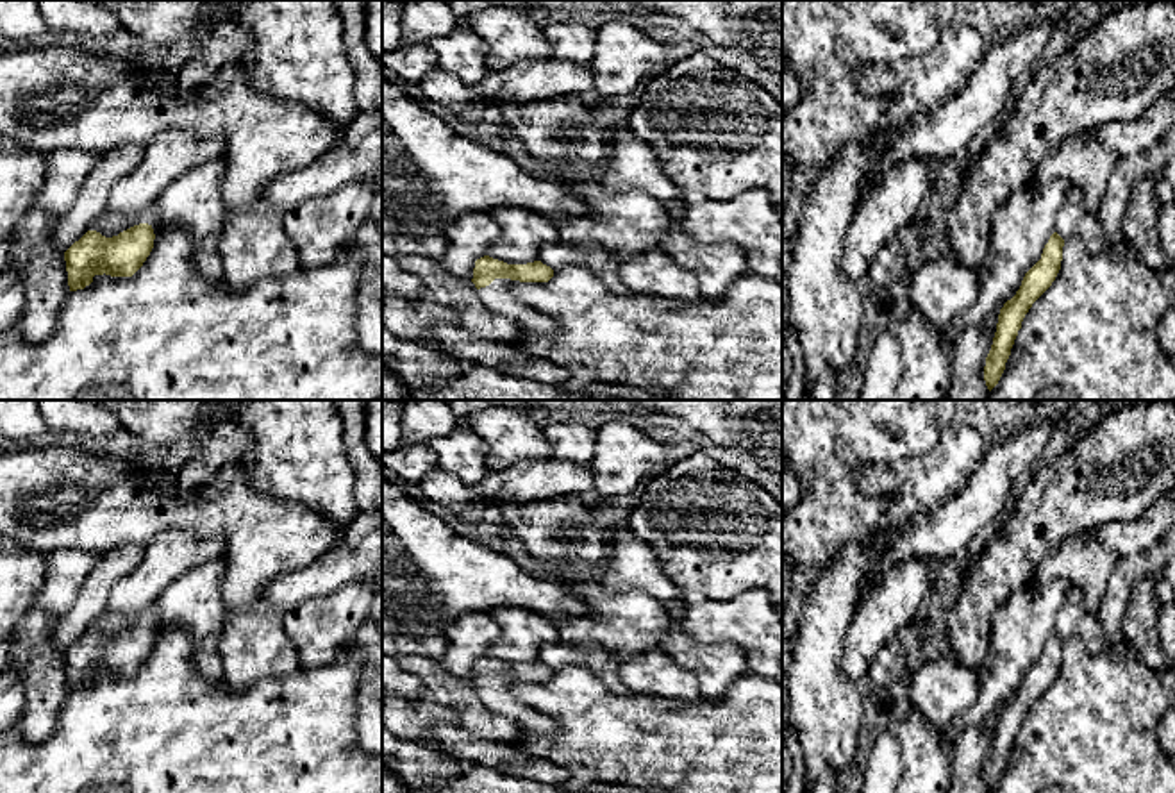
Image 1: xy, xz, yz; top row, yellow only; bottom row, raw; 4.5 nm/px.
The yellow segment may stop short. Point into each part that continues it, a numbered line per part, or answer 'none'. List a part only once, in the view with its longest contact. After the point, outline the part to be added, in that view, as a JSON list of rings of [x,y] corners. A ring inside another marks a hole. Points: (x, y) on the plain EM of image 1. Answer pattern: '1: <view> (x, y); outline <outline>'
1: xy (106, 624); outline [[[104,611],[95,623],[91,625],[89,630],[96,630],[105,638],[112,638],[118,636],[120,632],[130,629],[134,625],[127,625],[125,620],[118,614],[111,614],[107,611]]]

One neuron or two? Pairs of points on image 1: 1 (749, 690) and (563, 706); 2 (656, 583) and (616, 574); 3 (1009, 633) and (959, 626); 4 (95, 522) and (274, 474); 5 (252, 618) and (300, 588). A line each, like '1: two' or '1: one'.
1: one
2: one
3: two
4: two
5: two

